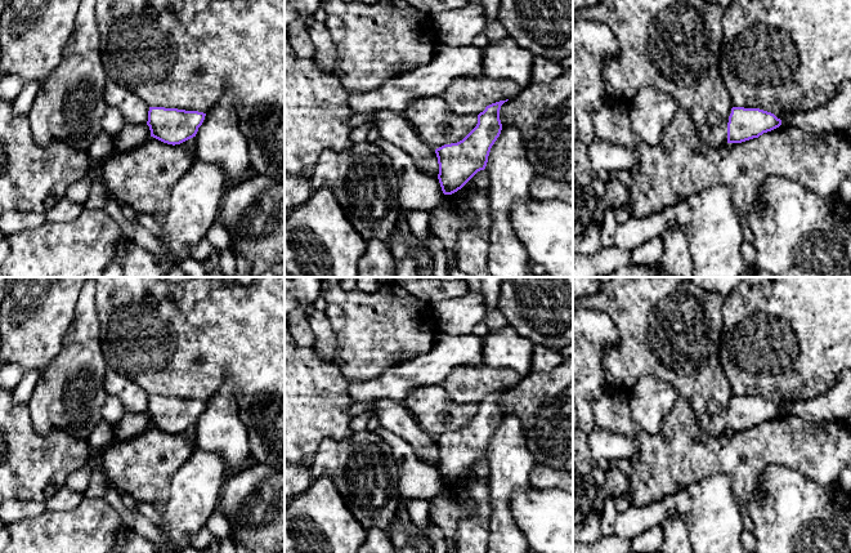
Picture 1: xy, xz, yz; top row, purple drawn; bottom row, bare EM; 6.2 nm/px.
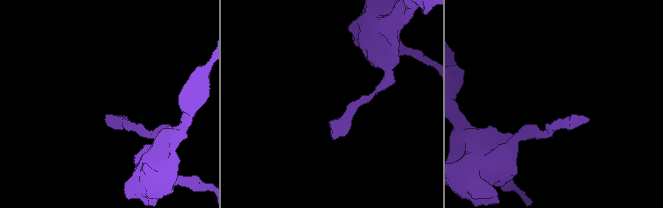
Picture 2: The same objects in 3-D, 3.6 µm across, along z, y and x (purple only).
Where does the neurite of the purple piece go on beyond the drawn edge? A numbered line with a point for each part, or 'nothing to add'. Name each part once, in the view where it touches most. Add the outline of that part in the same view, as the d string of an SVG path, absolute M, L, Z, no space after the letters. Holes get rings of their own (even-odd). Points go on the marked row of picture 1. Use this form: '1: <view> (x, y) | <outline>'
nothing to add

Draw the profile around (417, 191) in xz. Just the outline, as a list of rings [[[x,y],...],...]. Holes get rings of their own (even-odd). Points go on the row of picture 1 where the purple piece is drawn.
[[[381,137],[377,146],[389,155],[398,173],[400,209],[430,213],[442,202],[444,193],[438,178],[420,173],[409,155]]]

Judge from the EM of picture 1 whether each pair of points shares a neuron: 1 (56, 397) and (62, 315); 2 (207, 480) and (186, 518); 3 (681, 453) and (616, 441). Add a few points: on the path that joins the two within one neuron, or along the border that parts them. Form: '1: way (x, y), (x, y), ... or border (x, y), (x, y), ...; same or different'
1: border (71, 322), (61, 351), (41, 375); different
2: way (198, 489), (187, 509); same
3: border (610, 431), (630, 433), (636, 440), (639, 450); different

